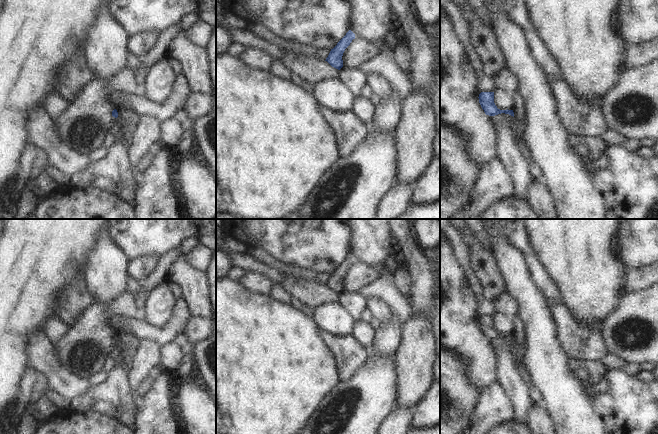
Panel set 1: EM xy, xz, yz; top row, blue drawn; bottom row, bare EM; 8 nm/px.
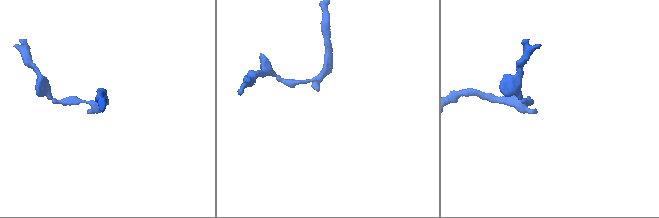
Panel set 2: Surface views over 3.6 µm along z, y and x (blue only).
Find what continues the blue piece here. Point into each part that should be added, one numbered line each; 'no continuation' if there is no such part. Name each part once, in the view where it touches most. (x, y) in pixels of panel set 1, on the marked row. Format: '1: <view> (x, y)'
no continuation

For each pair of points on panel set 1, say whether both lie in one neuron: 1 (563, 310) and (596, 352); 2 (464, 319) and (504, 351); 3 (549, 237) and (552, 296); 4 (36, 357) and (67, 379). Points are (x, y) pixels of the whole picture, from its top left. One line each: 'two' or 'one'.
1: one
2: two
3: two
4: one

